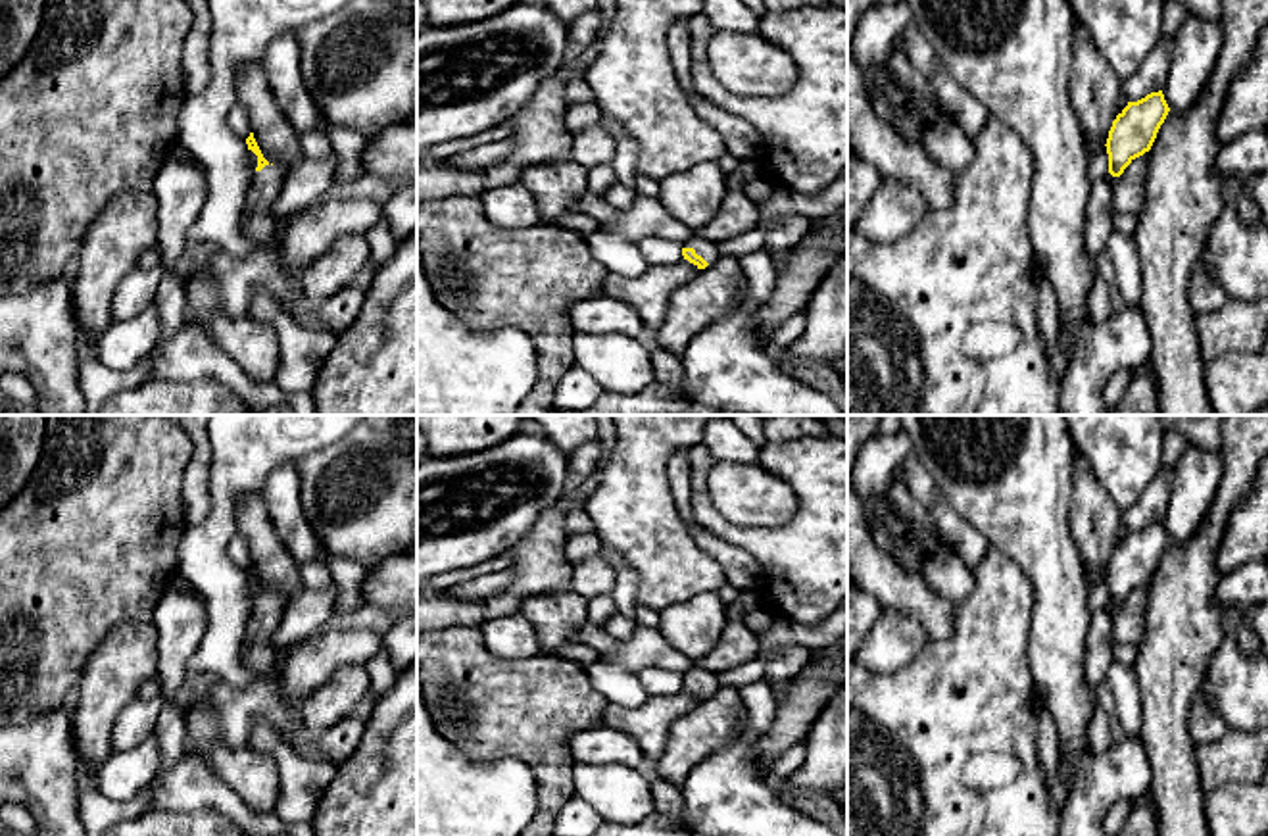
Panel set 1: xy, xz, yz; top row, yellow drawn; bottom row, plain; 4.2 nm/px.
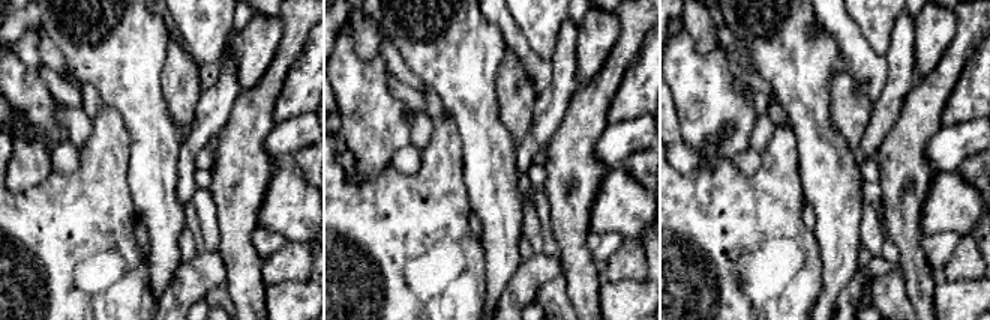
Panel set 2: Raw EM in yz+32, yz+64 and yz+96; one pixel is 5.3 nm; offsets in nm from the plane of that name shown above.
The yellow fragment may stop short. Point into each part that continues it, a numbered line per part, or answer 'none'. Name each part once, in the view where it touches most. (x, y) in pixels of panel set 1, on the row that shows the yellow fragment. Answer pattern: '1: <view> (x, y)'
1: xz (707, 250)

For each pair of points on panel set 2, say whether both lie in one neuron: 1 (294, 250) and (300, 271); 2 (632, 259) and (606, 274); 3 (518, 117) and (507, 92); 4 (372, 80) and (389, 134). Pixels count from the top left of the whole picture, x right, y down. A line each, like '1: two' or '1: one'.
1: one
2: one
3: one
4: one

